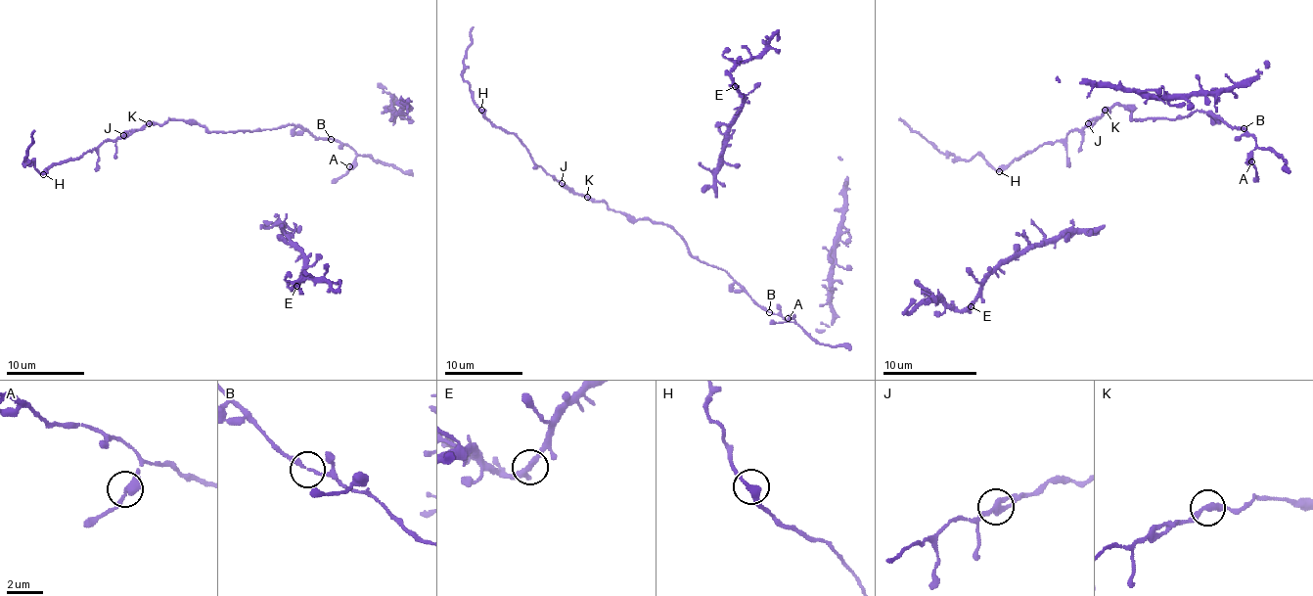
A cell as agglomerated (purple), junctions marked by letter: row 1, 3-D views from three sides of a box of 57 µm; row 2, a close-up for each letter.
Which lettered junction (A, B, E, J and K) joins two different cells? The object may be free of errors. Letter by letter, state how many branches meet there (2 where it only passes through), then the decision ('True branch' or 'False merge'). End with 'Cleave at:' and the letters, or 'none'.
A: Branches: 2. True branch
B: Branches: 2. True branch
E: Branches: 2. True branch
J: Branches: 2. True branch
K: Branches: 2. True branch
Cleave at: none

